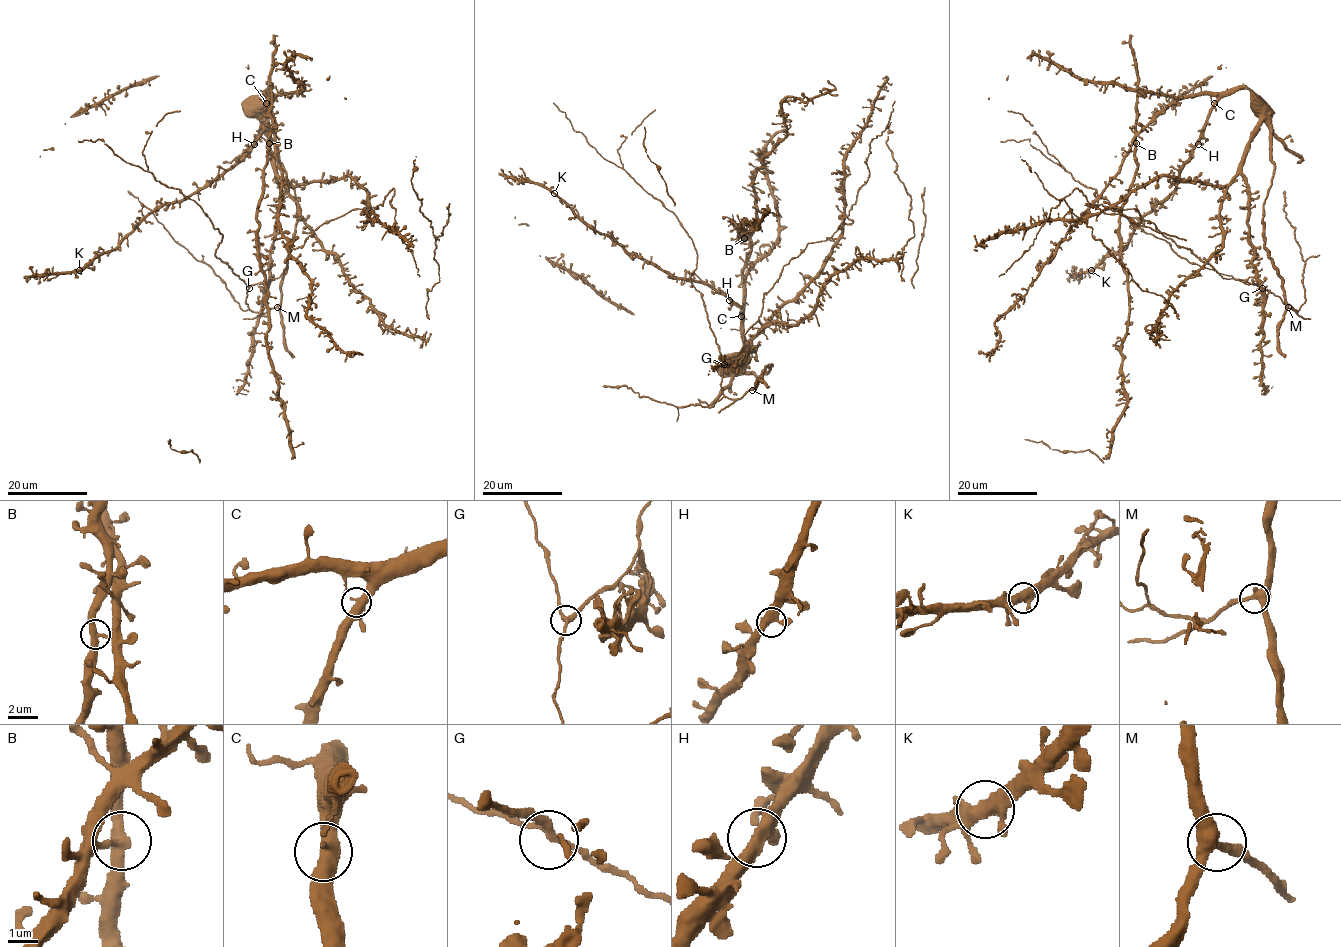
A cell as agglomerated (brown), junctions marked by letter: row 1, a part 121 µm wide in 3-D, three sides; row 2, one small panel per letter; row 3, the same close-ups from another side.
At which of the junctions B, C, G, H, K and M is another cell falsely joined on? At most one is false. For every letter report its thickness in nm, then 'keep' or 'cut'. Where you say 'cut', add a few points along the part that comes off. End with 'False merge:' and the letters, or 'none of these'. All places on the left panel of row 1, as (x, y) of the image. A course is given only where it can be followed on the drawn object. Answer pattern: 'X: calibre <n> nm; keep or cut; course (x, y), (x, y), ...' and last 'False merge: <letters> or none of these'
B: calibre 360 nm; cut; course (269, 143), (263, 196), (257, 209), (258, 254), (267, 291), (269, 361), (290, 431), (291, 458)
C: calibre 480 nm; keep
G: calibre 260 nm; keep
H: calibre 400 nm; keep
K: calibre 360 nm; keep
M: calibre 360 nm; keep
False merge: B

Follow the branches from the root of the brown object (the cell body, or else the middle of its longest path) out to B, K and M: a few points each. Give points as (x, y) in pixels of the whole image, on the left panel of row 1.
B: (266, 99), (269, 88), (268, 107), (275, 123), (275, 132), (269, 143)
K: (266, 99), (269, 88), (263, 133), (240, 160), (180, 200), (154, 208), (114, 248), (97, 254), (79, 270)
M: (266, 99), (264, 134), (277, 150), (297, 205), (295, 236), (277, 307)

